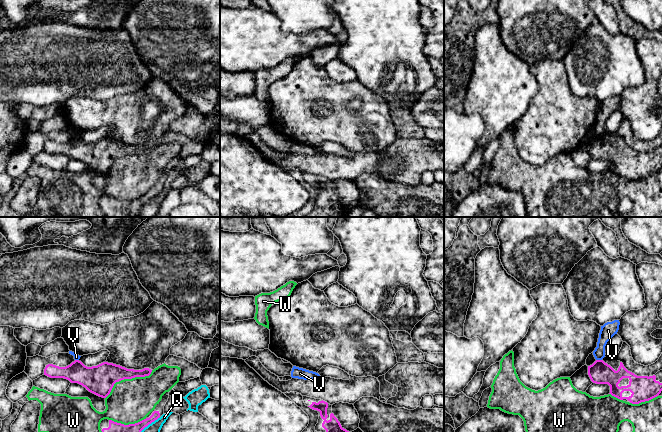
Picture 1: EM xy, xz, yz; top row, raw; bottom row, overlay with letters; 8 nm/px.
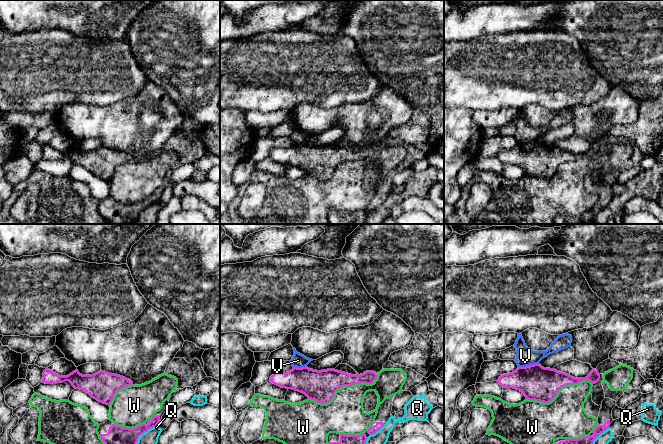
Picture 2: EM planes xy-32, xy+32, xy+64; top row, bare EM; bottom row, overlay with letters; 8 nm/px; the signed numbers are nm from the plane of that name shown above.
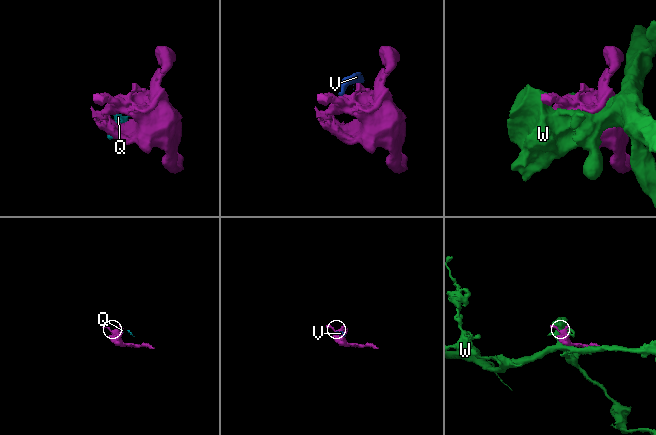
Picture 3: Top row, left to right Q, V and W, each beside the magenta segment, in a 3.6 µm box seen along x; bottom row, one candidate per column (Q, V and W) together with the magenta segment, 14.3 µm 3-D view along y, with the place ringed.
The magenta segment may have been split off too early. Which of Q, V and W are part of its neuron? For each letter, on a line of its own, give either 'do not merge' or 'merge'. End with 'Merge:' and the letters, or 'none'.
Q: do not merge
V: do not merge
W: do not merge
Merge: none

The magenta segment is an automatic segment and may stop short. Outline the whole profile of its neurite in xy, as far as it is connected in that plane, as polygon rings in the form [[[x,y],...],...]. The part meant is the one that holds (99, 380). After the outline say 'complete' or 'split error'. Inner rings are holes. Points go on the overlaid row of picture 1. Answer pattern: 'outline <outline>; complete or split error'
outline [[[75,360],[66,367],[48,364],[44,369],[44,375],[50,378],[64,378],[71,383],[78,383],[89,392],[102,398],[106,398],[110,394],[116,382],[149,376],[151,372],[152,370],[149,368],[142,370],[127,369],[108,362],[87,367],[79,360]]]; complete

